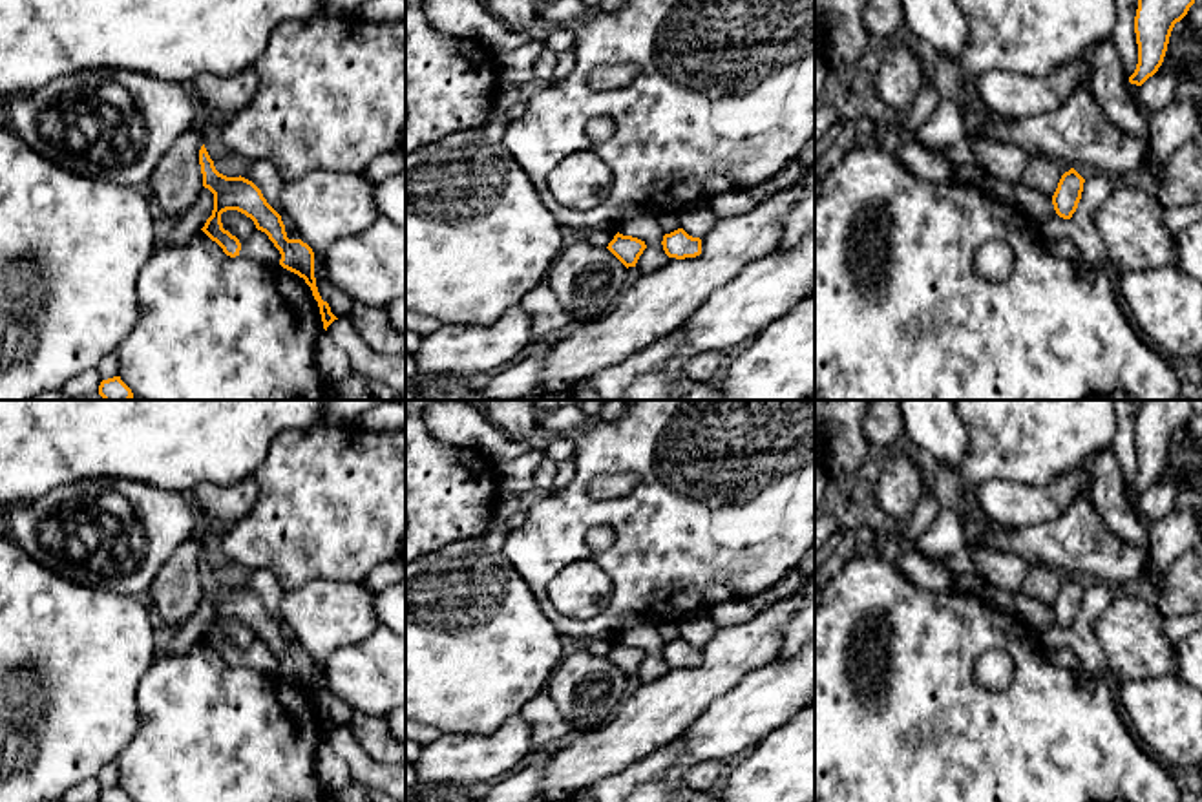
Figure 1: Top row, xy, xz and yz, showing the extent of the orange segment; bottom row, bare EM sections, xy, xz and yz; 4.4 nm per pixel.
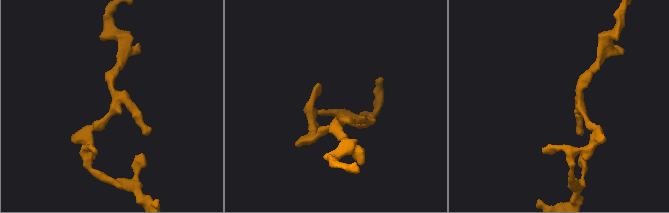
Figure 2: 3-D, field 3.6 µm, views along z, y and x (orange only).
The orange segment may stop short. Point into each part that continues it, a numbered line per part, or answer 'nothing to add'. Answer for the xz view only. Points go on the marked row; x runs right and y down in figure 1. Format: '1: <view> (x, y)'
1: xz (667, 221)

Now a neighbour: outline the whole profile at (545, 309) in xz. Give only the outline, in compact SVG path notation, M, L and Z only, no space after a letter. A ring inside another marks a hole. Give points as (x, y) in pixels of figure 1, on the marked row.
M546 283L537 285L521 300L532 320L532 336L541 338L572 323L574 316Z

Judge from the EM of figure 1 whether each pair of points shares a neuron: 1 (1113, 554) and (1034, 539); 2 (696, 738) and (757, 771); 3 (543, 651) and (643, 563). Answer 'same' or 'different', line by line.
1: same
2: different
3: different

